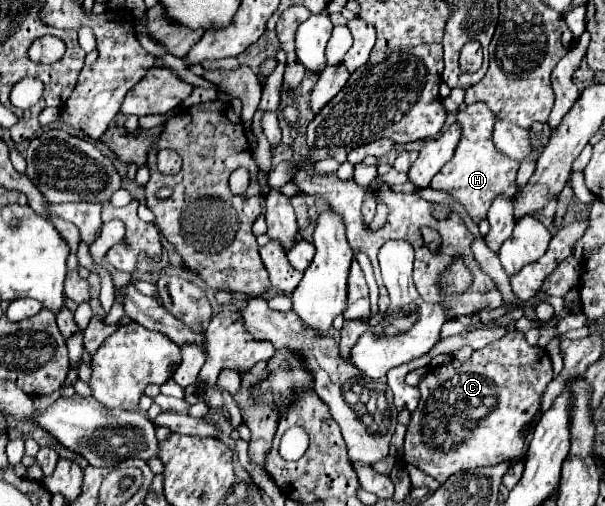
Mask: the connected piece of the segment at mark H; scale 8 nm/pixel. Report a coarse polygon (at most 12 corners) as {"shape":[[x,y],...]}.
{"shape":[[485,102],[457,112],[463,138],[431,188],[479,222],[495,194],[515,194]]}

